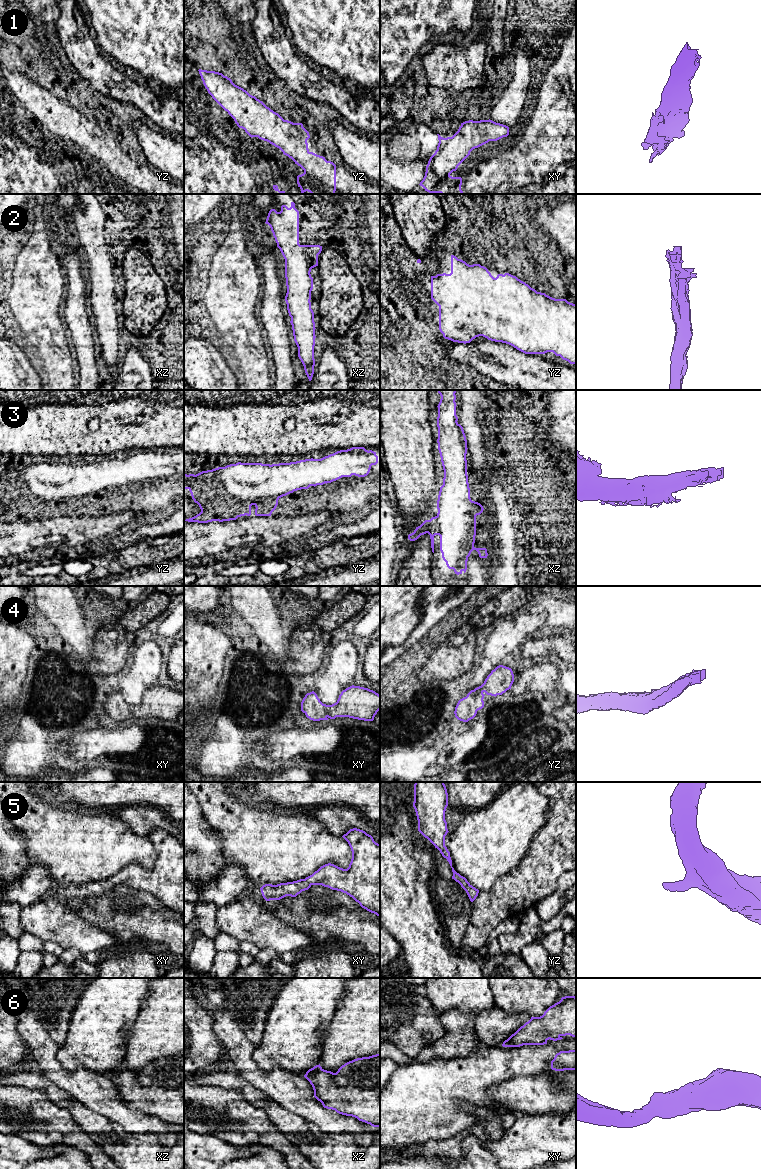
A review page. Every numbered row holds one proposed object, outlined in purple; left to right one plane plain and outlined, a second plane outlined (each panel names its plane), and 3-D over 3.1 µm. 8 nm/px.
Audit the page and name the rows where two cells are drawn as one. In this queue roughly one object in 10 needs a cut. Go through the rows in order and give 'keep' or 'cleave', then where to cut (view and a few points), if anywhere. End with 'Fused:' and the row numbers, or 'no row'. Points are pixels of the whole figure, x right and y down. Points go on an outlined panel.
1: keep; no cut
2: keep; no cut
3: keep; no cut
4: keep; no cut
5: keep; no cut
6: keep; no cut
Fused: no row

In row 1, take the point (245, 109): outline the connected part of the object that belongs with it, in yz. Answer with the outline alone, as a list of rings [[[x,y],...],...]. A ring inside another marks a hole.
[[[201,69],[198,71],[208,93],[228,112],[239,128],[244,129],[251,138],[258,137],[279,148],[284,155],[291,158],[304,170],[303,174],[297,176],[297,184],[302,194],[306,191],[311,194],[335,194],[336,165],[327,161],[325,157],[309,151],[307,140],[310,135],[302,123],[284,120],[278,113],[243,88],[235,85],[230,78],[222,73]]]

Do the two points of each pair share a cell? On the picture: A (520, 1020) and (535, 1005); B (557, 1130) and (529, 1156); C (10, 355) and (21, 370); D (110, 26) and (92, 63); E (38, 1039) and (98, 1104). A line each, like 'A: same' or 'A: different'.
A: different
B: same
C: same
D: different
E: same

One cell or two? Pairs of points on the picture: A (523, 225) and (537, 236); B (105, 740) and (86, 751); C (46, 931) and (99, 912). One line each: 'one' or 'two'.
A: one
B: one
C: two

